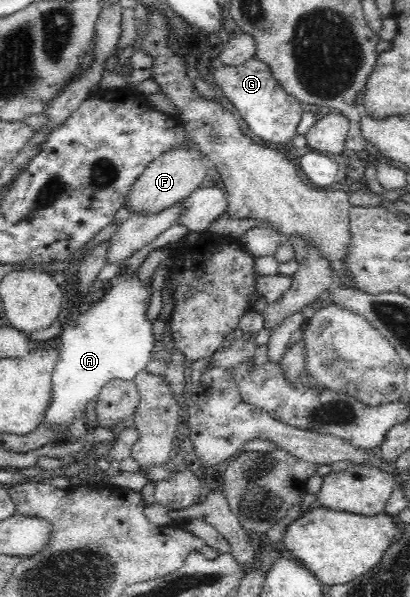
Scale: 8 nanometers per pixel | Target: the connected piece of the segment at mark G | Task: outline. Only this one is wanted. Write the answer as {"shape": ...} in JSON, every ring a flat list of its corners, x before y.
{"shape":[[253,56,238,66,223,64,214,72,214,81,236,107,254,135,262,141,280,144,289,150,291,139,297,135,298,125,307,108,284,90,266,63]]}

